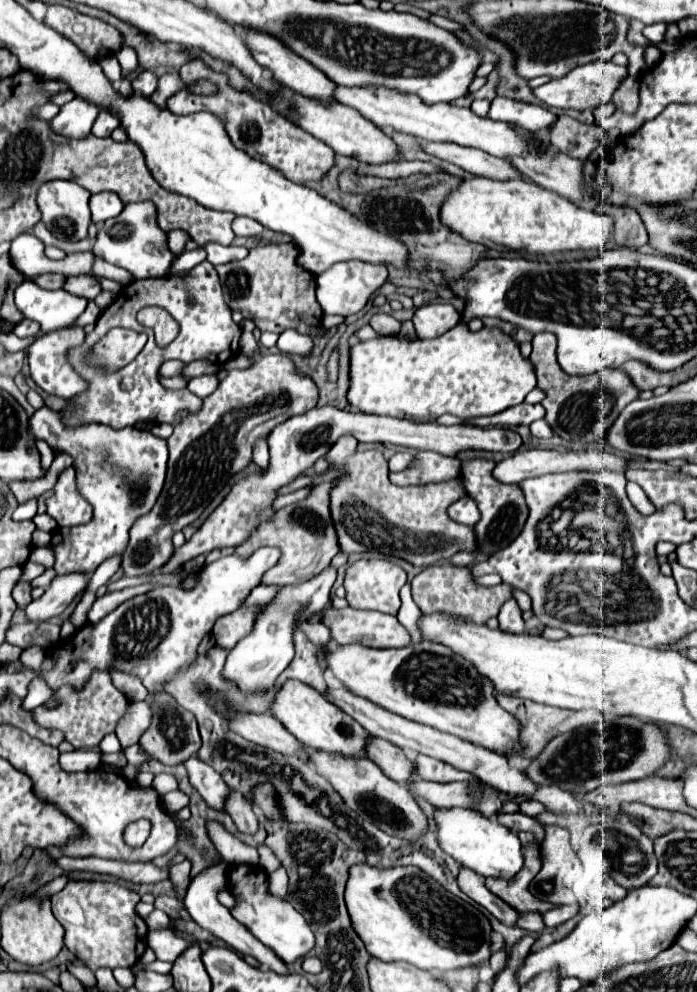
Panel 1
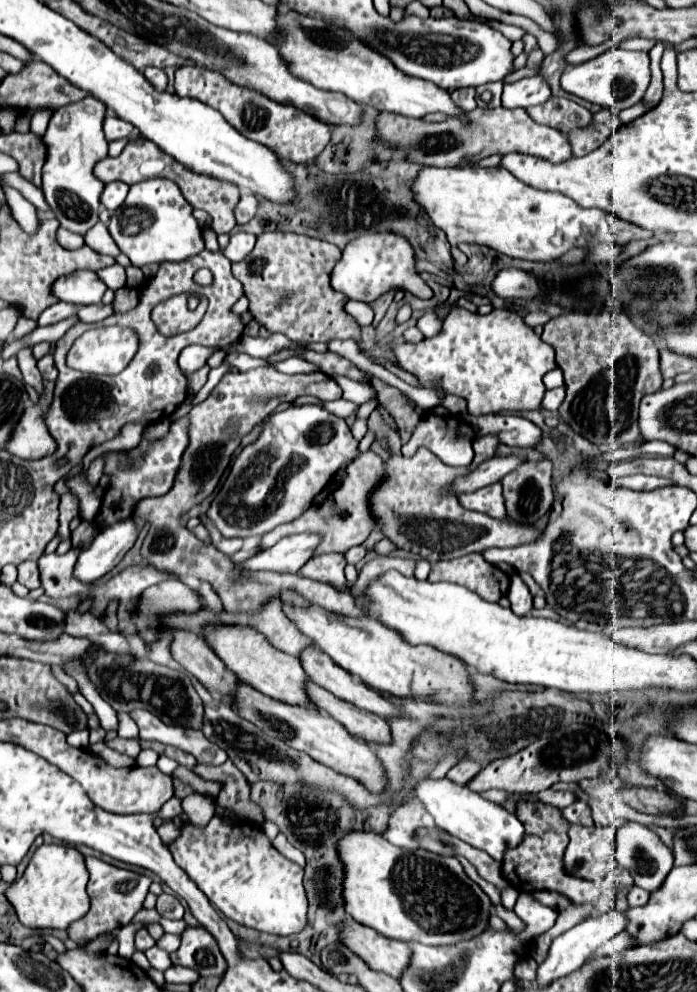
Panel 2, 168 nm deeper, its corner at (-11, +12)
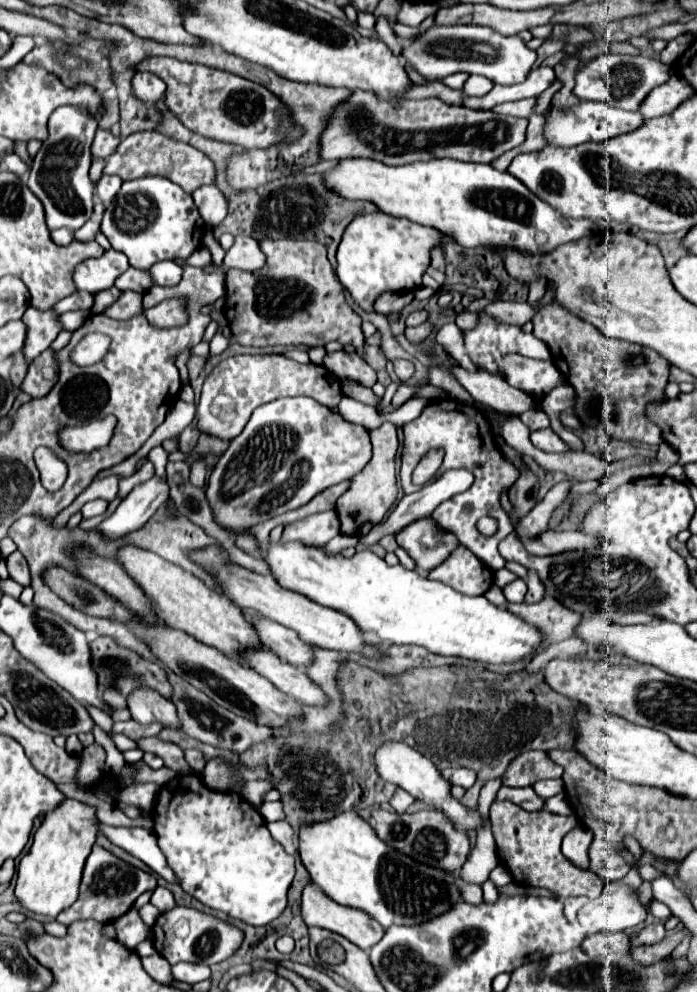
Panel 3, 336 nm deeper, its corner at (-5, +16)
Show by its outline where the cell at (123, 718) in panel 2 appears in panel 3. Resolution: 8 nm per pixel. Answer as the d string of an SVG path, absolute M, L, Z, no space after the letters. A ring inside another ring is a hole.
M103 686L103 700L113 706L113 708L125 708L125 696L121 696L121 692L115 686Z

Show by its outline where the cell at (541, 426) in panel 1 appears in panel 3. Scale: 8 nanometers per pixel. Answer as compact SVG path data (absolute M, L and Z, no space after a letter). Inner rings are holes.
M531 408L525 414L521 414L521 422L533 432L533 430L541 430L541 428L549 428L549 418L541 408Z

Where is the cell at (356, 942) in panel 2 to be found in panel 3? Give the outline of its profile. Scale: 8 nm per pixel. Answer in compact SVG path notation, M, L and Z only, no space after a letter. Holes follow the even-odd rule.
M311 882L303 888L301 916L303 916L303 920L305 920L307 926L317 926L317 928L325 928L325 930L331 930L335 934L341 934L347 940L351 940L353 944L357 944L359 948L363 948L363 950L369 950L383 936L383 928L367 912L361 912L359 908L343 908L341 904L337 904L335 900L331 900L325 892L321 892L321 888L313 886Z

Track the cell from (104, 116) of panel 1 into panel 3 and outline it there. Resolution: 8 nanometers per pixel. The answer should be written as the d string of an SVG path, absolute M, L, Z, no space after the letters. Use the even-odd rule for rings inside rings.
M97 130L95 140L93 140L93 146L91 146L93 160L95 158L107 160L117 150L117 144L119 144L119 138L115 138L109 130Z

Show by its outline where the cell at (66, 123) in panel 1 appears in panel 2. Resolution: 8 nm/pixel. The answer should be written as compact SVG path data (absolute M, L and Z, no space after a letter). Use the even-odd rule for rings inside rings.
M91 94L75 104L67 104L55 110L47 132L43 136L47 144L47 162L43 166L43 194L51 206L59 224L71 232L85 234L99 218L99 196L103 182L93 176L93 166L107 156L107 140L103 134L105 104Z

